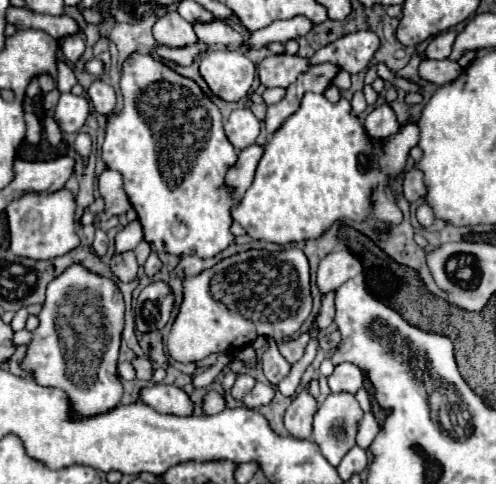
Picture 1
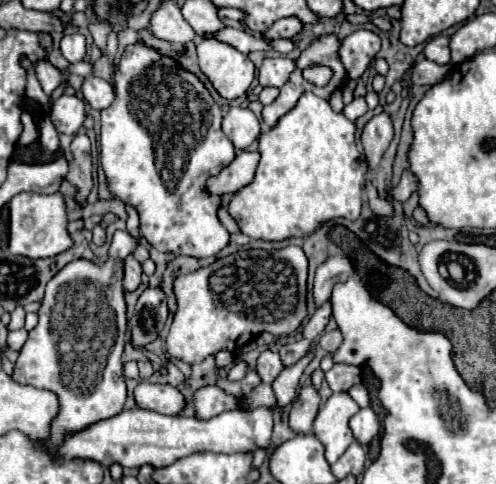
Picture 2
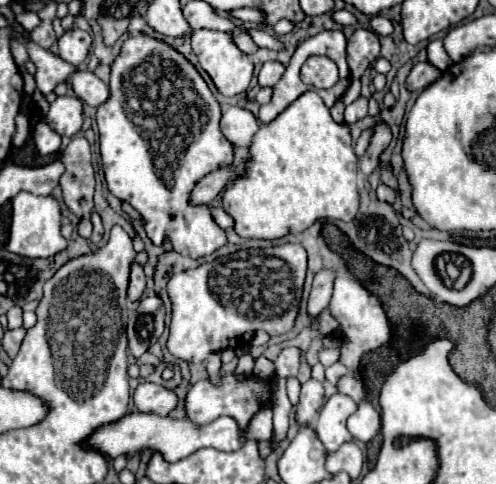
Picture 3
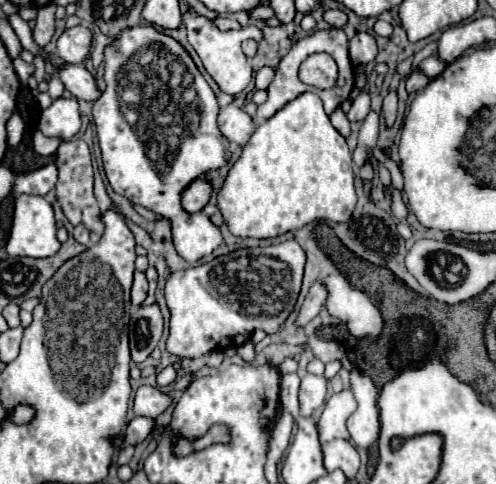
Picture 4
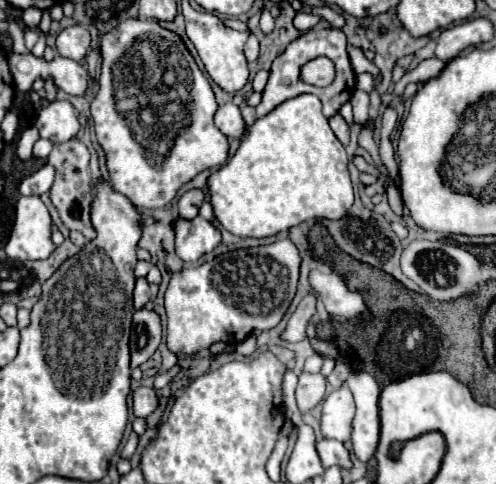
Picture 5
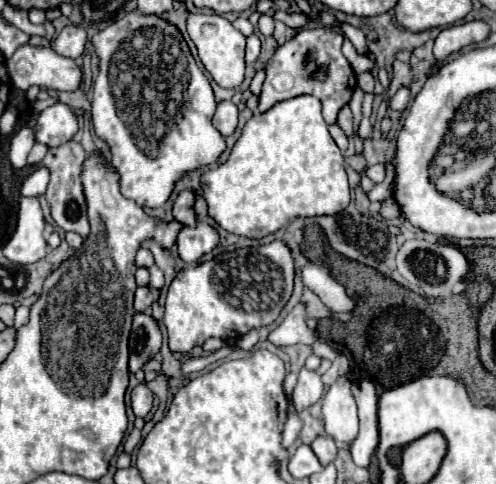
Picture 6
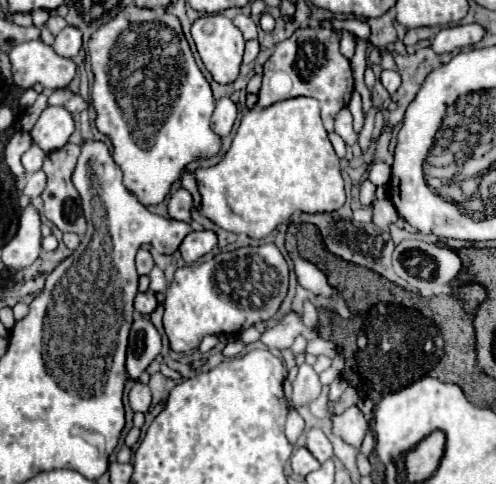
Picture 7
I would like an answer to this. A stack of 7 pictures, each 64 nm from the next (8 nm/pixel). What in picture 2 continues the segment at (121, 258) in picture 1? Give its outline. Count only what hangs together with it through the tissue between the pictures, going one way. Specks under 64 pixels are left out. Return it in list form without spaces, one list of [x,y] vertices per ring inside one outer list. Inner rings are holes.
[[[128,256],[124,264],[124,288],[126,292],[134,292],[140,284],[142,284],[142,266],[134,256]]]

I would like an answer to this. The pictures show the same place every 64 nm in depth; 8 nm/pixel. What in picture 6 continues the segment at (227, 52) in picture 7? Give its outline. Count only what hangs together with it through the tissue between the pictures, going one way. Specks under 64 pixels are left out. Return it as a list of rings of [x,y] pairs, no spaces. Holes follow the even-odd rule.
[[[190,14],[188,16],[188,34],[198,48],[198,56],[212,78],[222,88],[236,88],[244,80],[244,42],[246,38],[228,22],[224,16],[218,14]]]

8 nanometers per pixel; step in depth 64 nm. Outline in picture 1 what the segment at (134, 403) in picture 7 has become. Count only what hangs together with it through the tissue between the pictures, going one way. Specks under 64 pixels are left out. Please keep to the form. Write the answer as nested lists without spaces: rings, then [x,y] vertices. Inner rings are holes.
[[[152,384],[140,390],[140,402],[148,404],[160,414],[188,416],[192,414],[192,402],[188,394],[178,386],[168,384]]]

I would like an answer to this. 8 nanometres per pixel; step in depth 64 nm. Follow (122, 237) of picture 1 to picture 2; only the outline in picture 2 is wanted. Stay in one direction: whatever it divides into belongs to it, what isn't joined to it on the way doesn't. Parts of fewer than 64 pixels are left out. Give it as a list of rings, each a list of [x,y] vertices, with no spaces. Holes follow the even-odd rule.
[[[116,230],[112,236],[108,260],[92,262],[92,260],[72,260],[66,264],[48,284],[42,306],[38,310],[38,326],[28,332],[28,340],[22,346],[18,360],[14,364],[12,380],[18,384],[30,384],[40,390],[50,390],[58,396],[60,410],[50,424],[48,440],[66,440],[68,436],[82,432],[84,428],[112,418],[124,410],[126,402],[126,382],[122,372],[122,352],[126,344],[126,302],[124,302],[124,286],[122,286],[122,270],[124,260],[134,252],[134,238],[122,230]]]

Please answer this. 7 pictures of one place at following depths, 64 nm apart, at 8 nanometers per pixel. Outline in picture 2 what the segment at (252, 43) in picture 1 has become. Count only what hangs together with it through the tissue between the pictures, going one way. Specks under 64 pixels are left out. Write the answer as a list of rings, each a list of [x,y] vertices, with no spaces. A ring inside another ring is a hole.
[[[282,18],[282,20],[274,22],[272,28],[268,28],[264,32],[264,36],[266,38],[292,38],[300,30],[302,30],[302,22],[298,18]]]

